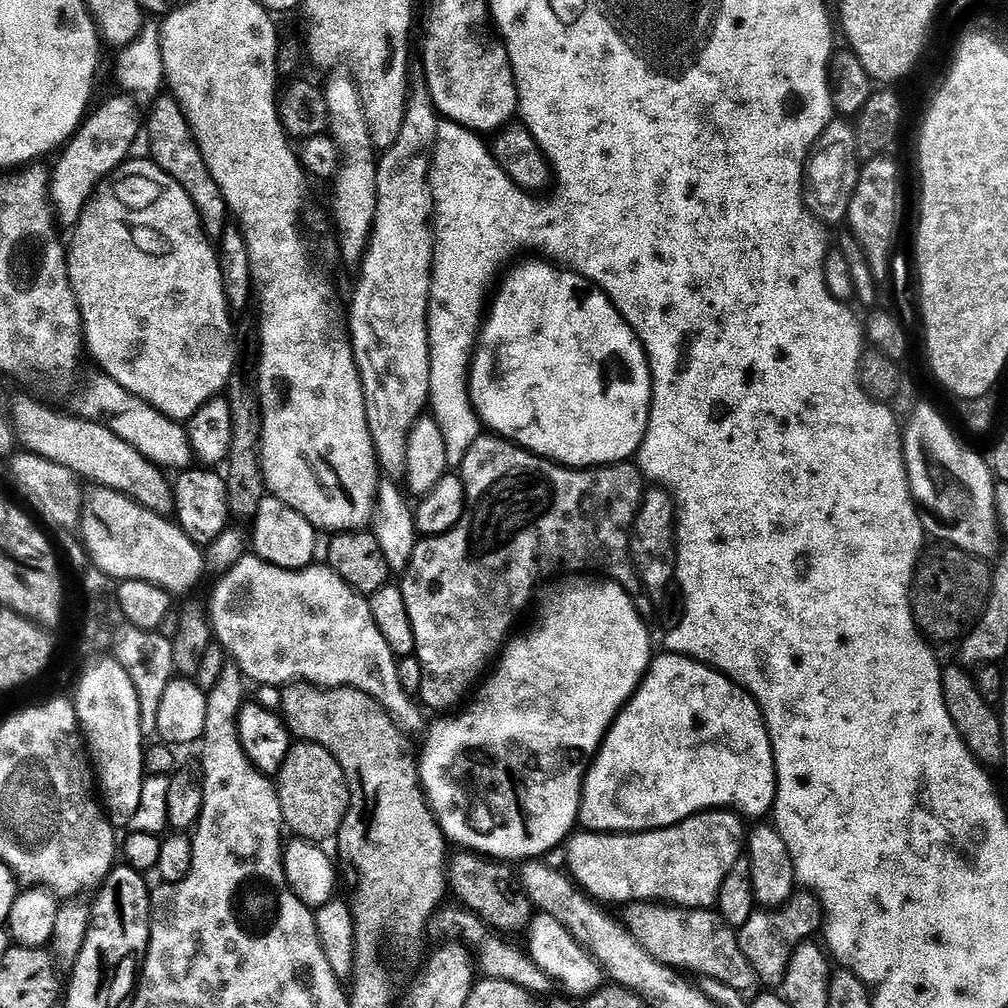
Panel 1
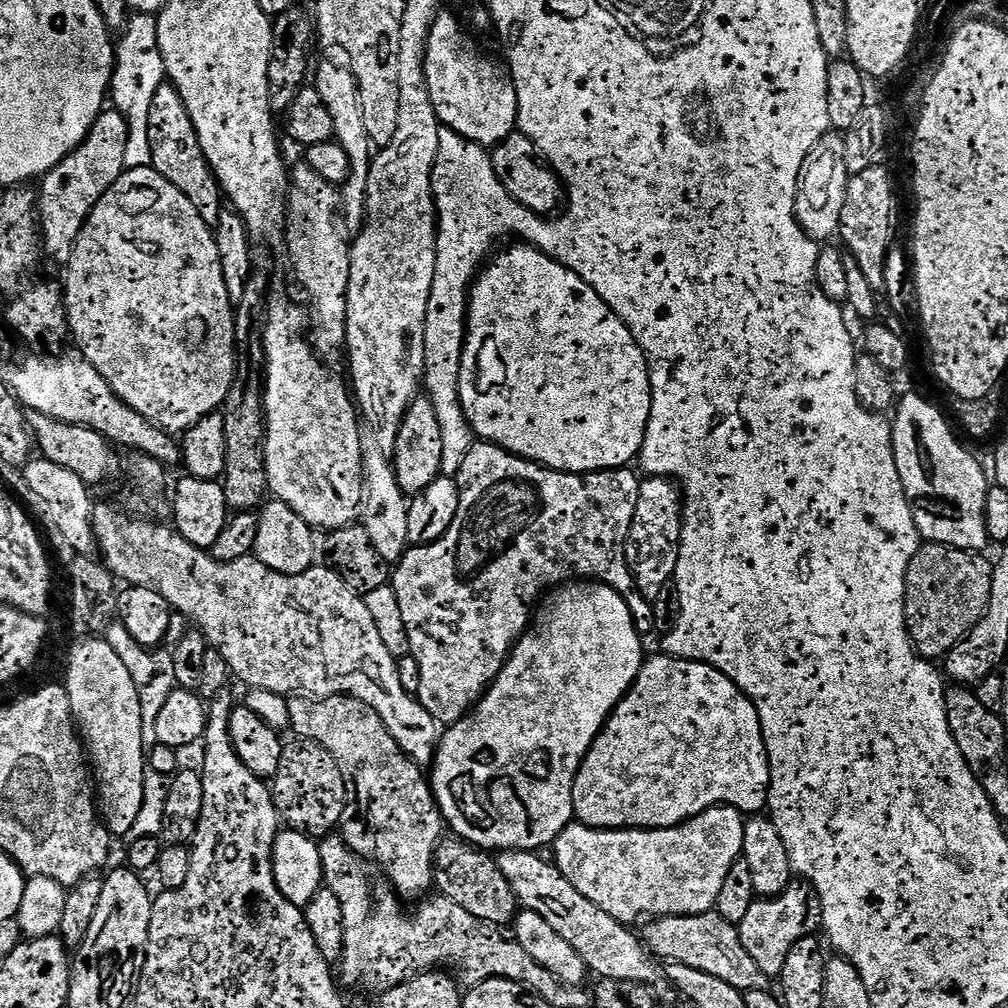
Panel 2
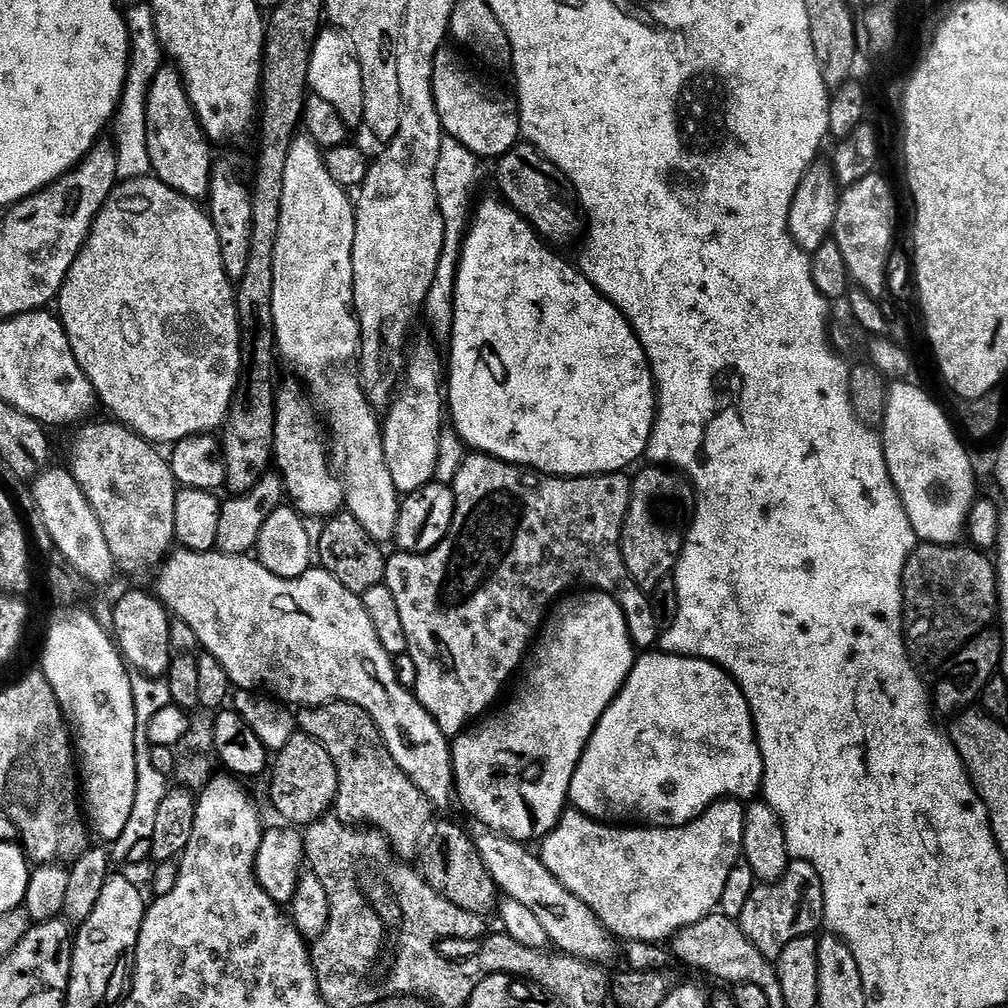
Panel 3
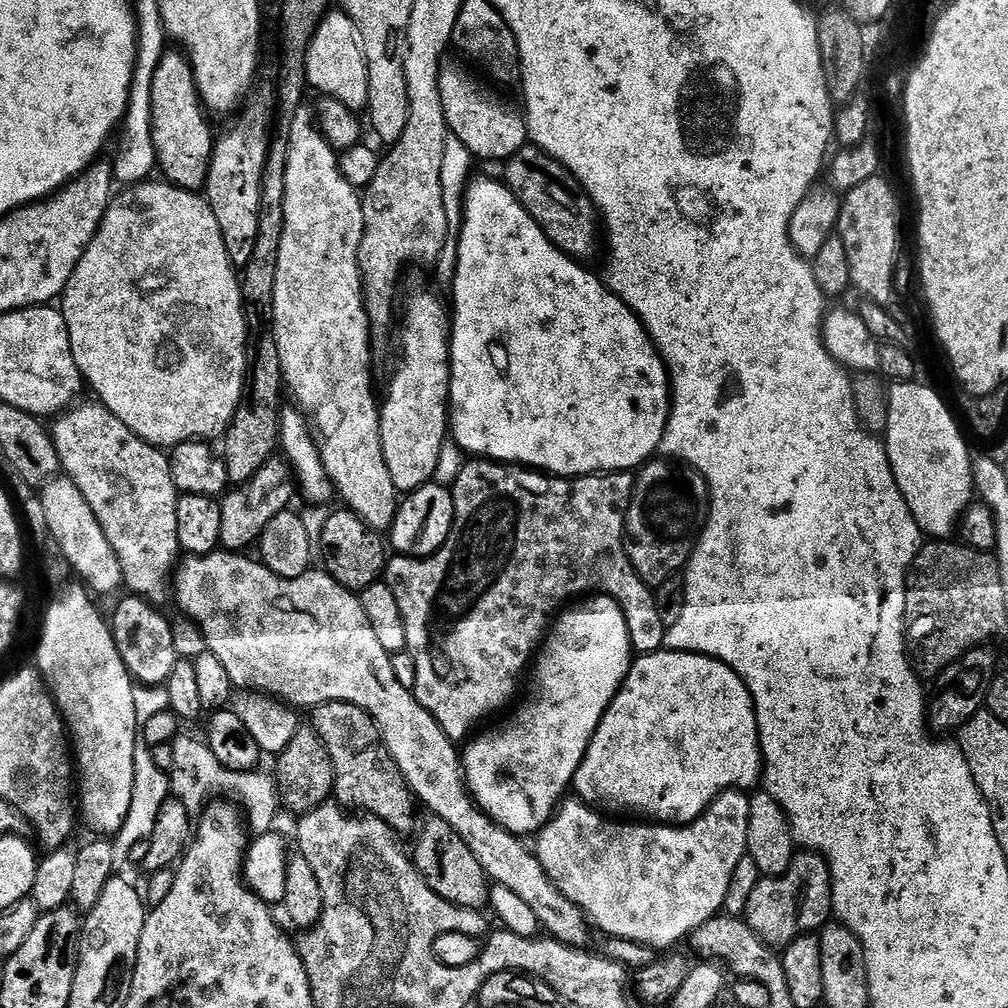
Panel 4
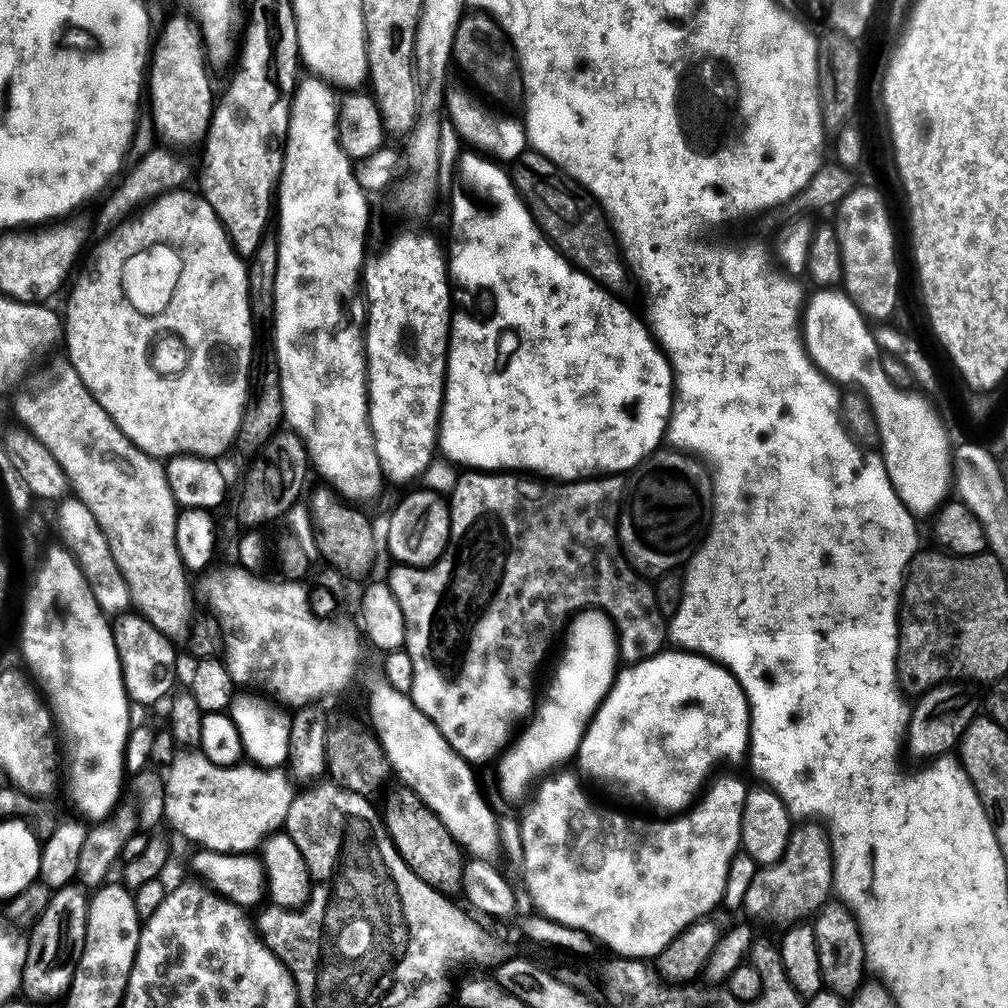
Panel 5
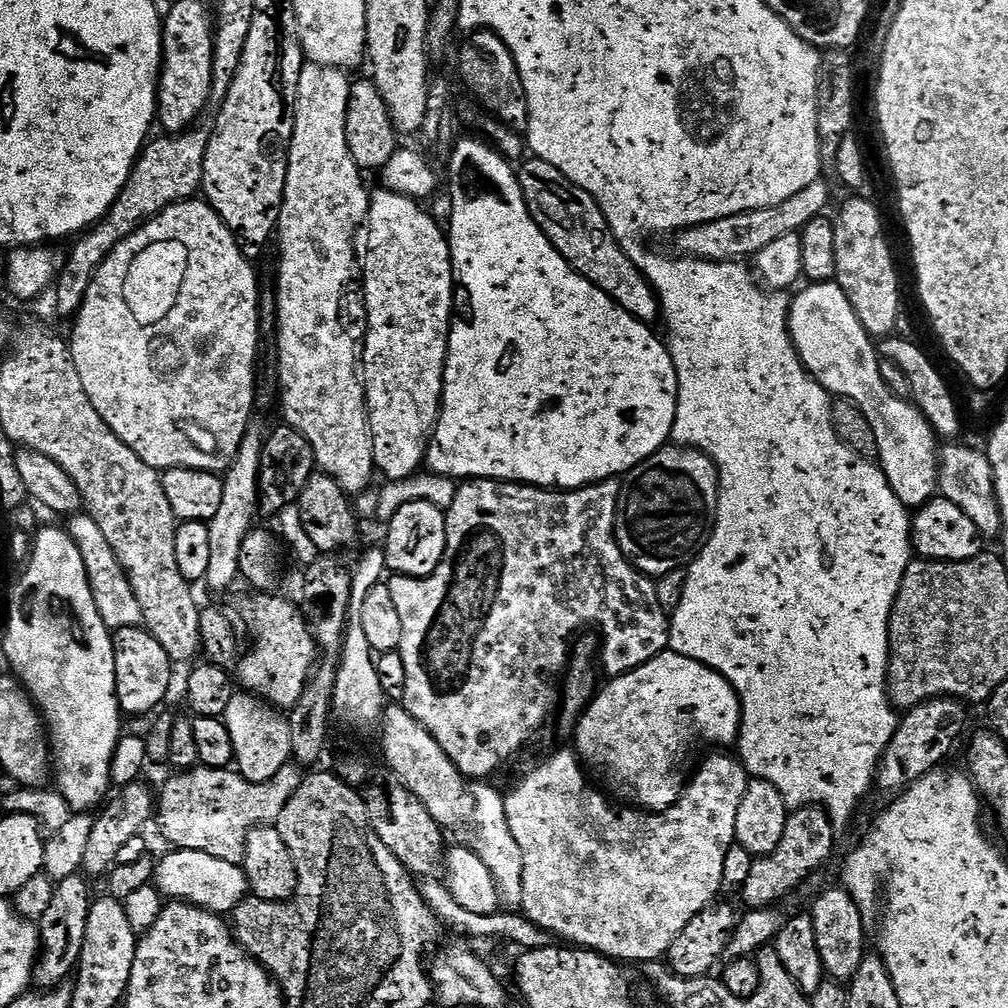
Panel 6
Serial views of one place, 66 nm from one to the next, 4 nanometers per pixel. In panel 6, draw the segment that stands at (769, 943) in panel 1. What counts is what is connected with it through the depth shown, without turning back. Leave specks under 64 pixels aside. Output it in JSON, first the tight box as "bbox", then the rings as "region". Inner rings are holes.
{"bbox":[742,806,834,909],"region":[[[815,806],[798,808],[789,815],[786,834],[769,856],[761,856],[750,870],[750,876],[742,887],[744,900],[749,909],[771,908],[779,905],[783,896],[788,896],[807,876],[812,876],[832,854],[832,831],[834,825],[827,812]]]}

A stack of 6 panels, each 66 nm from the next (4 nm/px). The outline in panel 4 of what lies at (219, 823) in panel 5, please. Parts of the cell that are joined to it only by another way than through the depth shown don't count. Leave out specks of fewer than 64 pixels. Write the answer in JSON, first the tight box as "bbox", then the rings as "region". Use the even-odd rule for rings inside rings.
{"bbox":[170,736,282,835],"region":[[[176,736],[172,741],[173,768],[170,773],[171,793],[191,813],[199,813],[211,800],[223,800],[240,807],[246,815],[253,835],[265,834],[273,829],[273,822],[282,804],[275,777],[253,770],[250,772],[226,770],[214,757],[205,741],[188,736]]]}

